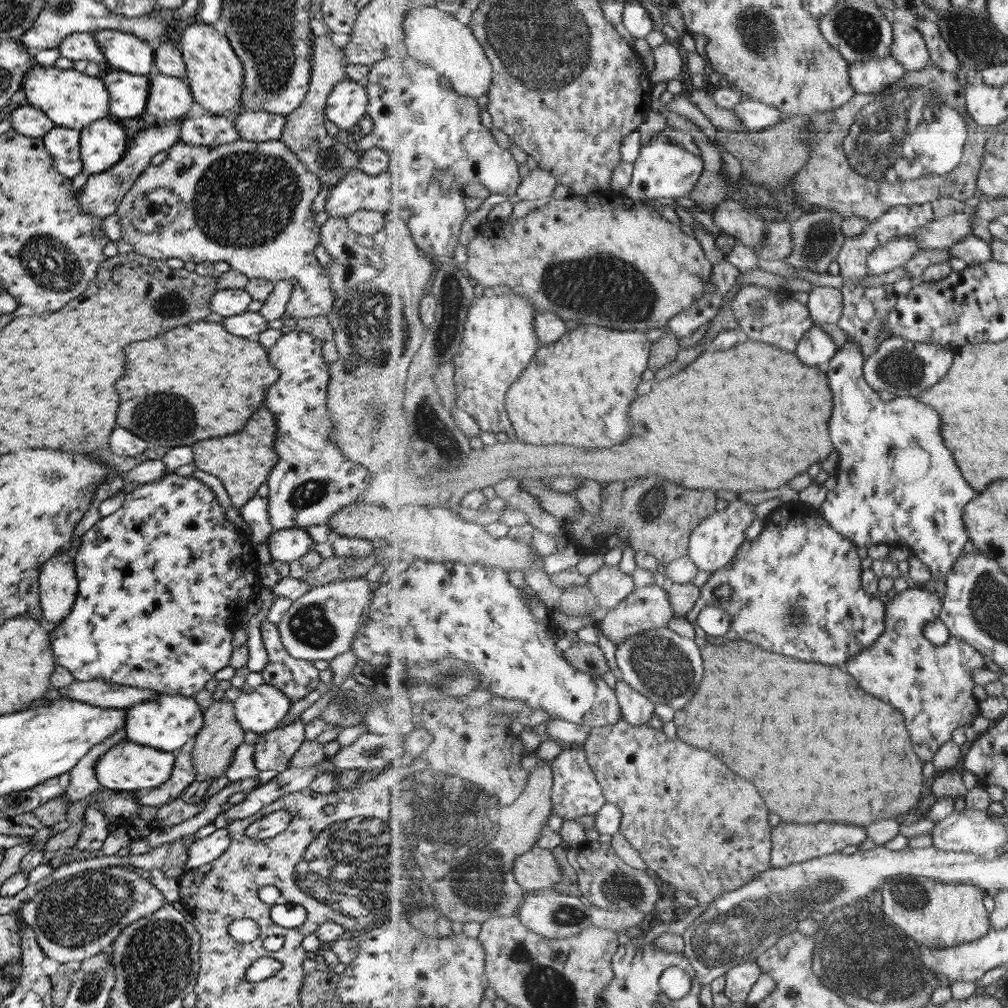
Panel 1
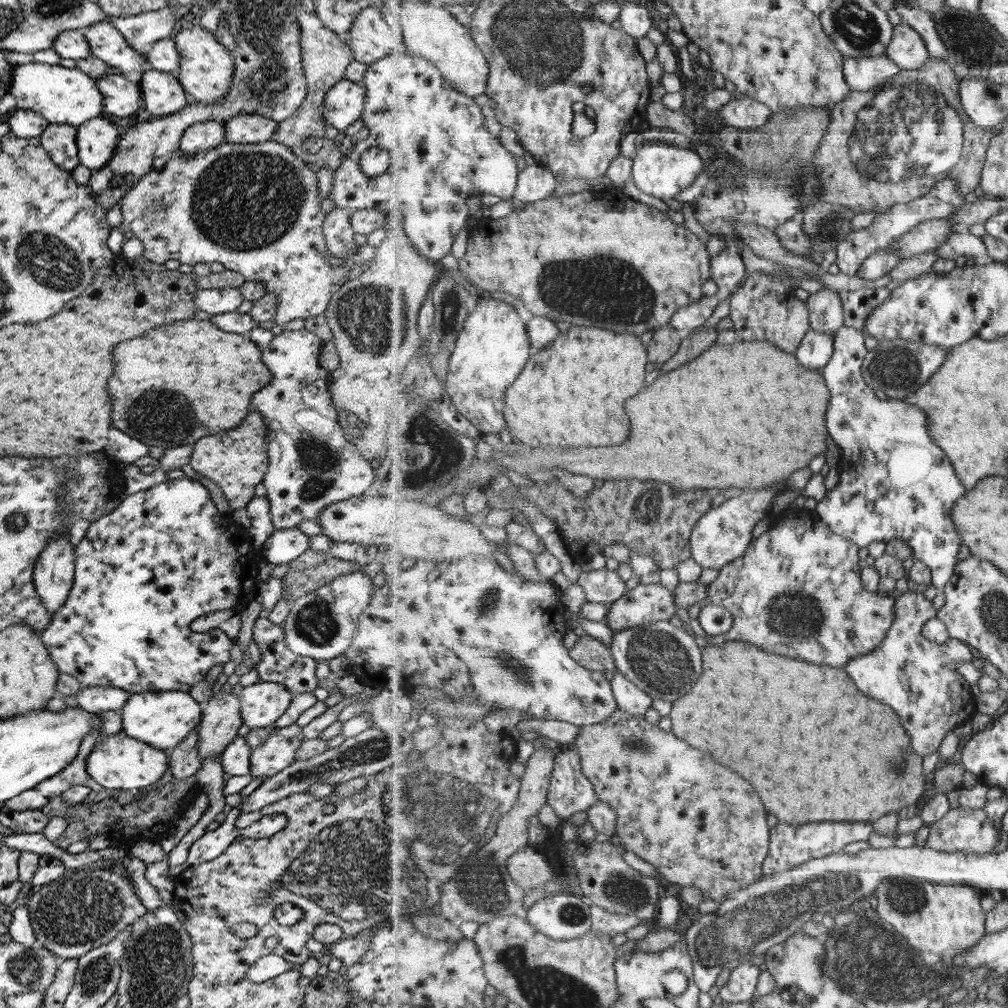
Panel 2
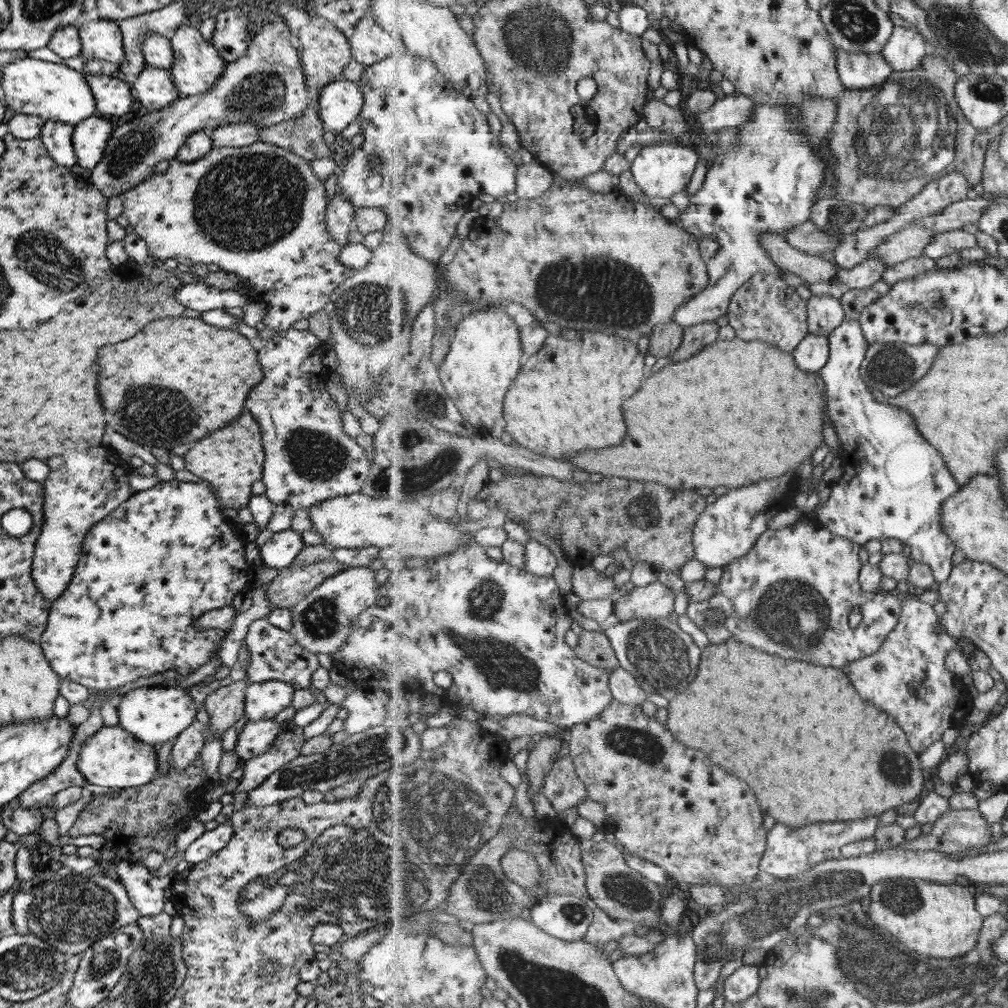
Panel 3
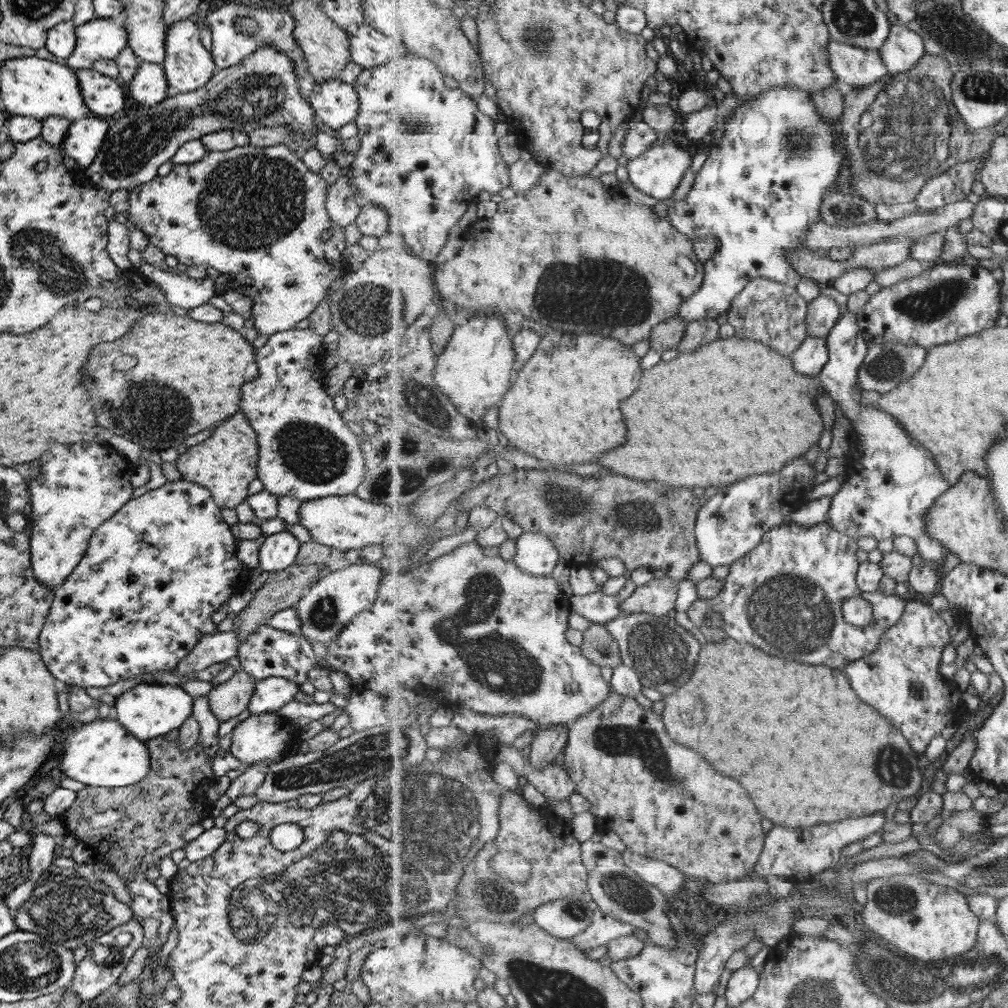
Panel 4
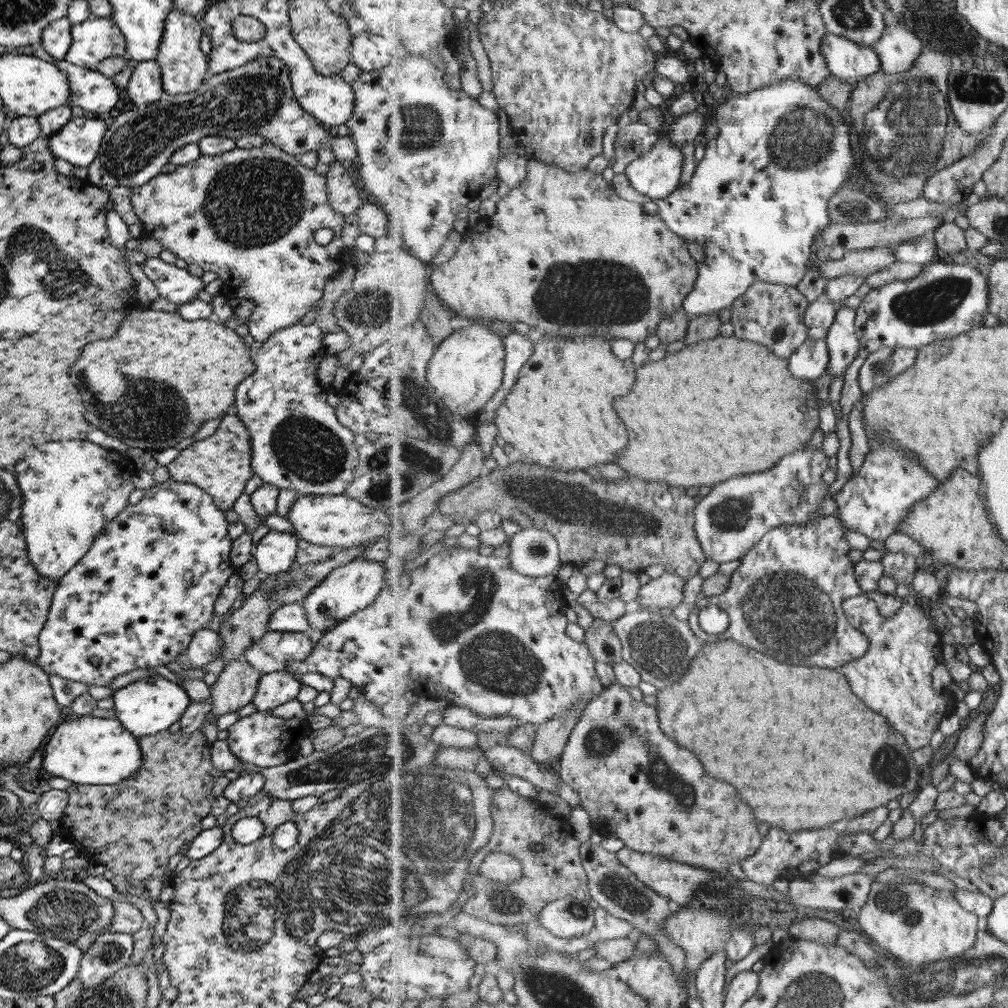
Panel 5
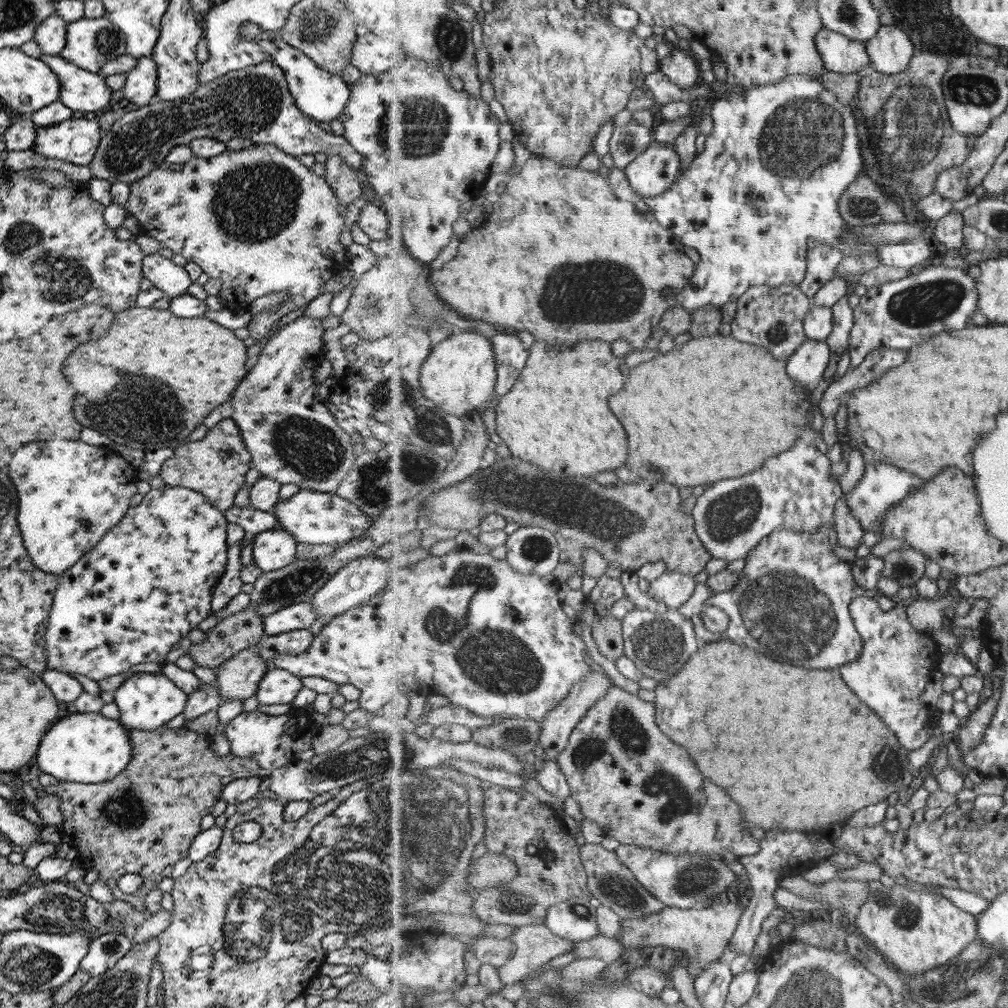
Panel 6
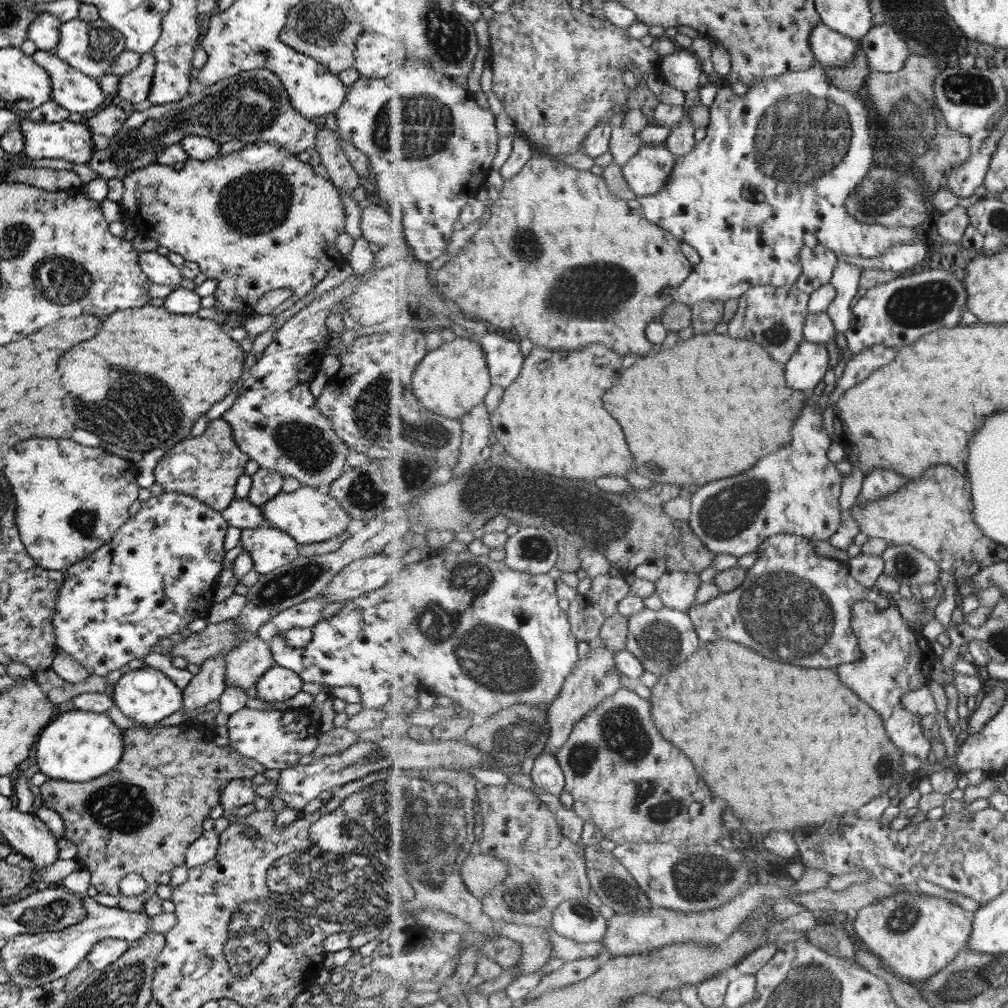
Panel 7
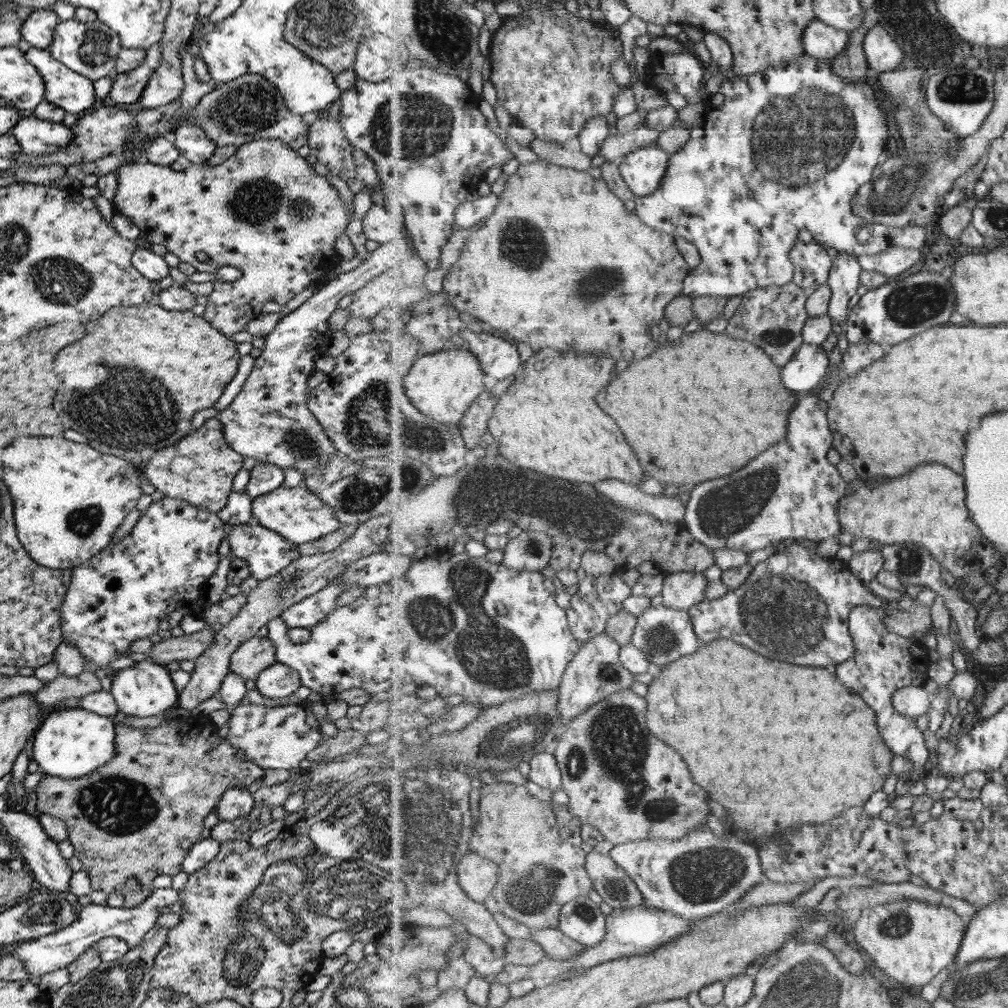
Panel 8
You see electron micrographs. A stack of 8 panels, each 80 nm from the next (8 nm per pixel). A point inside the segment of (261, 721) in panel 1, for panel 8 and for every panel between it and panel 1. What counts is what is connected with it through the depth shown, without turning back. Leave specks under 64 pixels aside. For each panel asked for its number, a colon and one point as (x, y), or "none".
2: (260, 704)
3: (262, 700)
4: (269, 694)
5: (273, 689)
6: (277, 686)
7: (276, 684)
8: (276, 680)

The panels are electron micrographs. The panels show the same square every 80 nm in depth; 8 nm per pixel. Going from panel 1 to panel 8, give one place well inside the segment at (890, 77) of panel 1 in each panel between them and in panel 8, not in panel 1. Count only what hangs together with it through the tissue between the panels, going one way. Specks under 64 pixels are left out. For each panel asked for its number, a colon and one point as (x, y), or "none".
2: (862, 74)
3: (860, 71)
4: (855, 66)
5: (851, 61)
6: (841, 54)
7: (832, 49)
8: (822, 41)

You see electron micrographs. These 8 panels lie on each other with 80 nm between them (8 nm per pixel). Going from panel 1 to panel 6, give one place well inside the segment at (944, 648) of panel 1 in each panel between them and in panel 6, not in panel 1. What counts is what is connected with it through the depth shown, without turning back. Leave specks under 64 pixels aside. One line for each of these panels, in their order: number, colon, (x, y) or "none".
2: (918, 678)
3: (908, 678)
4: (901, 679)
5: (894, 677)
6: (891, 675)

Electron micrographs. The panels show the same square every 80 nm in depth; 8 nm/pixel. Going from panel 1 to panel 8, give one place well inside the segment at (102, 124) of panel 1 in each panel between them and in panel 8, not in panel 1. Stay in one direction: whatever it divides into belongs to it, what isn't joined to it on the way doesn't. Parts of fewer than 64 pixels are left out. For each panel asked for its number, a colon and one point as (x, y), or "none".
2: (95, 138)
3: (88, 139)
4: (82, 138)
5: (77, 141)
6: (72, 140)
7: (70, 141)
8: (35, 136)

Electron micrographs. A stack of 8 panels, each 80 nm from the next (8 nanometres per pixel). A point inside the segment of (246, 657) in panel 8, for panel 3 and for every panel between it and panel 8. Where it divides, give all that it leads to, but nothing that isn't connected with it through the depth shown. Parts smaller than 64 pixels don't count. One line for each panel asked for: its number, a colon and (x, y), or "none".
3: (225, 705)
4: (225, 700)
5: (235, 685)
6: (237, 678)
7: (245, 663)

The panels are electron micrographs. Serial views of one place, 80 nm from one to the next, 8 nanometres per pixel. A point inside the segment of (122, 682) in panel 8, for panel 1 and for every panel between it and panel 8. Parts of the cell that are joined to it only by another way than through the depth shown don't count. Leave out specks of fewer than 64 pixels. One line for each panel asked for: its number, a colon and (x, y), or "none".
1: (166, 722)
2: (161, 719)
3: (153, 714)
4: (147, 710)
5: (148, 706)
6: (145, 701)
7: (145, 695)

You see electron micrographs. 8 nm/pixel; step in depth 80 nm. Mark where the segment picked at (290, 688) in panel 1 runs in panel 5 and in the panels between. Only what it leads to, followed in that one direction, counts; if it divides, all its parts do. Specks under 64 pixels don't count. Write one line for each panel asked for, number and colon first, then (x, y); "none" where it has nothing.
2: (277, 664)
3: (273, 653)
4: (267, 652)
5: (272, 651)

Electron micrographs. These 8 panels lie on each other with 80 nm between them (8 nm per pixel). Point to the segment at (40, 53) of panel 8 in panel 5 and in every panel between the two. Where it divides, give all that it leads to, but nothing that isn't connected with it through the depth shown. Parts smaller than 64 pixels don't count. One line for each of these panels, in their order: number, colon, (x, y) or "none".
5: (91, 91)
6: (79, 90)
7: (76, 92)

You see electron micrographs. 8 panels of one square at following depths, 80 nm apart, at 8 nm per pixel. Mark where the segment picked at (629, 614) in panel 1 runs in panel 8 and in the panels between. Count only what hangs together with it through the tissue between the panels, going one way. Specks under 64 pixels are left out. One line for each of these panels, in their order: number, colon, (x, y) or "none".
2: (644, 604)
3: (656, 601)
4: (658, 597)
5: (666, 591)
6: (673, 588)
7: (678, 590)
8: (682, 590)

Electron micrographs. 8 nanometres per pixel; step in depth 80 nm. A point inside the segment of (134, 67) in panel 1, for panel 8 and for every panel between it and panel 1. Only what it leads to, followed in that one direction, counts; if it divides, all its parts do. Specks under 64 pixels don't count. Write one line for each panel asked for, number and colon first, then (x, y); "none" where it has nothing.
2: (105, 42)
3: (101, 39)
4: (99, 38)
5: (92, 40)
6: (89, 43)
7: (90, 47)
8: (90, 48)

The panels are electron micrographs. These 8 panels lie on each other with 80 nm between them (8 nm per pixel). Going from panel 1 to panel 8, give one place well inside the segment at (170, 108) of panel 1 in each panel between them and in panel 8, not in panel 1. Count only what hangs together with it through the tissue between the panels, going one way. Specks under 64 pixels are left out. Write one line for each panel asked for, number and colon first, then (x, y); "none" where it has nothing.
2: (161, 94)
3: (153, 88)
4: (147, 86)
5: (144, 86)
6: (139, 87)
7: (133, 86)
8: (126, 87)

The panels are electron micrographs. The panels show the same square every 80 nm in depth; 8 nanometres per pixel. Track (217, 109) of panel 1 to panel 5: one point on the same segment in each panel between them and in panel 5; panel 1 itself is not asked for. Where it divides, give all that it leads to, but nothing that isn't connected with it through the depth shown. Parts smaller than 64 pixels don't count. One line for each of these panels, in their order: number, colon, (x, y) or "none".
2: (205, 67)
3: (195, 66)
4: (187, 66)
5: (183, 67)

